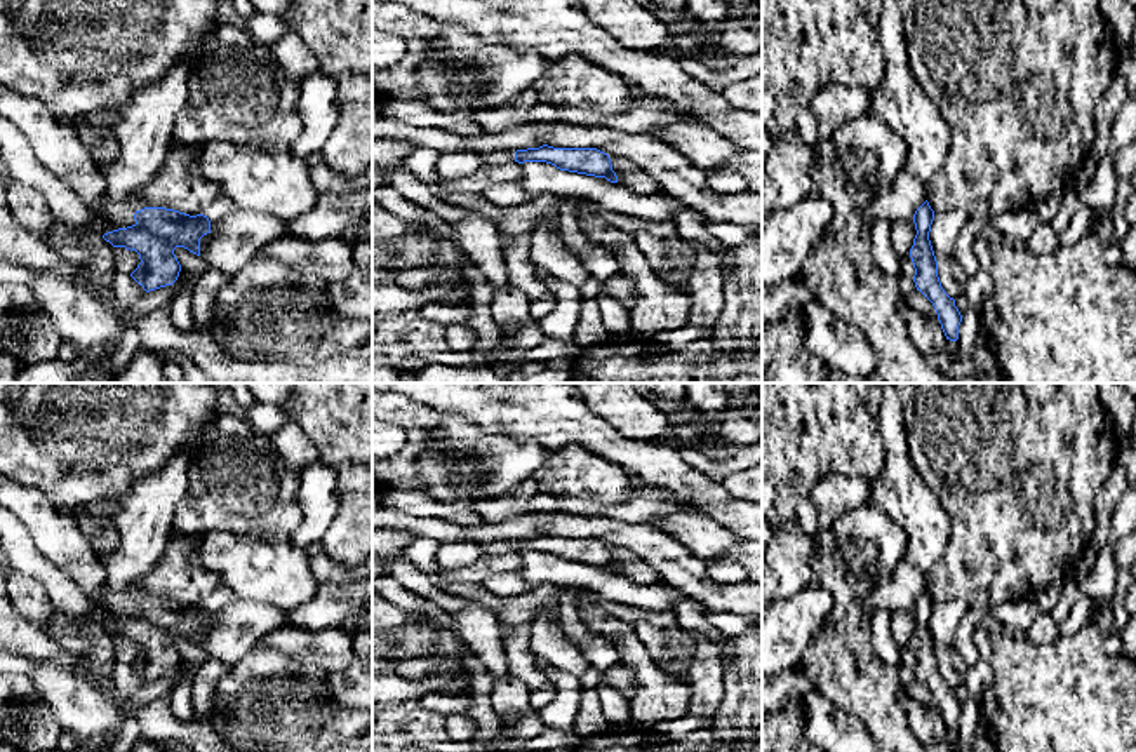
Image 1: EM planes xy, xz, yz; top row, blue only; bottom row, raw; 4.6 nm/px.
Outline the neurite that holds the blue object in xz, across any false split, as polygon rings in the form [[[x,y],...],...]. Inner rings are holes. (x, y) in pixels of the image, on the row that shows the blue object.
[[[543,144],[539,148],[527,148],[517,151],[496,150],[482,153],[482,164],[503,165],[508,162],[546,162],[560,171],[605,178],[611,183],[618,183],[618,176],[612,171],[609,155],[597,148],[553,148]]]

